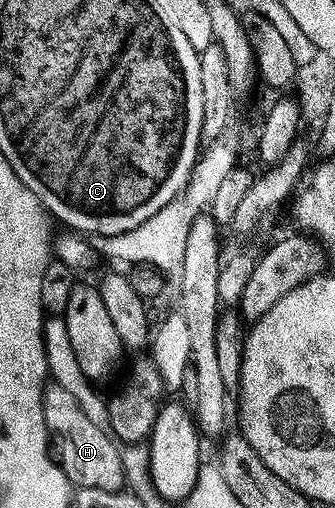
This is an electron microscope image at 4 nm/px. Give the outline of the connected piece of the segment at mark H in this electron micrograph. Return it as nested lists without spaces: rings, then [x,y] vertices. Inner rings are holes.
[[[51,383],[42,396],[42,405],[47,429],[54,431],[55,428],[62,435],[60,466],[70,479],[71,485],[109,492],[123,491],[126,475],[122,465],[122,454],[115,437],[103,425],[92,422],[92,418],[84,414],[80,402],[76,402],[76,398],[72,398],[72,394],[64,390],[64,386]]]

